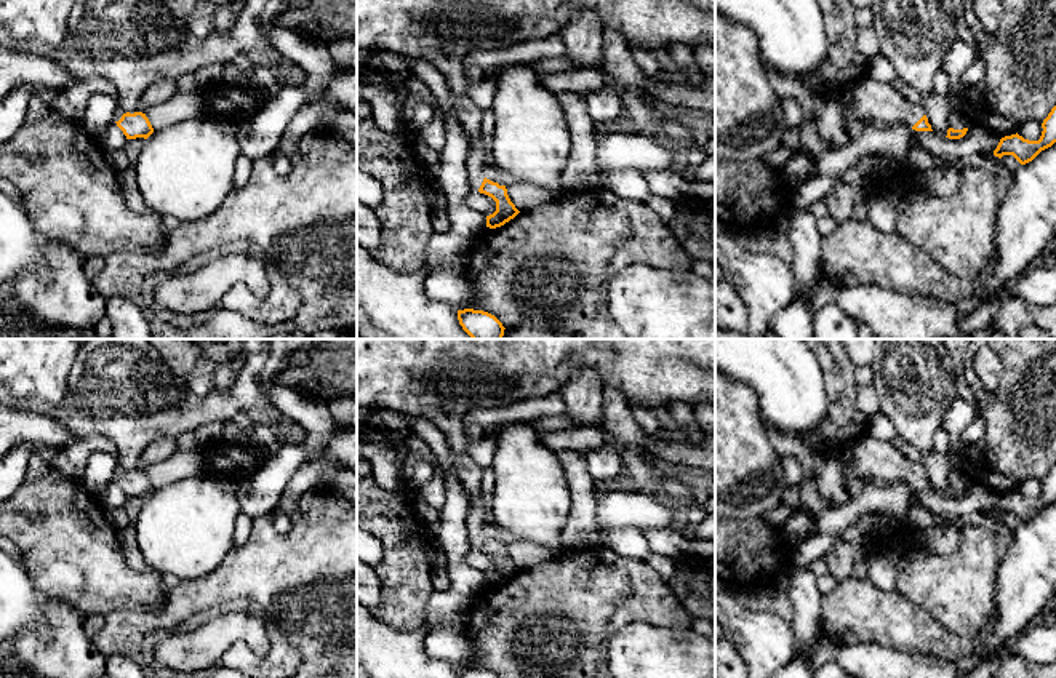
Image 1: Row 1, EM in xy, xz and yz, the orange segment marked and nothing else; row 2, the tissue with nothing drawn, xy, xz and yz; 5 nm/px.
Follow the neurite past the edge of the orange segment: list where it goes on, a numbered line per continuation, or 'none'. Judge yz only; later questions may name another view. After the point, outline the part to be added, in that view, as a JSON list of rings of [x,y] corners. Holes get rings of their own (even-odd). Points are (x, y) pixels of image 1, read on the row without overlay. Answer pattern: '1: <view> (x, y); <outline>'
1: yz (876, 459); [[[867,433],[850,448],[850,456],[851,462],[843,465],[846,489],[853,478],[912,486],[925,473],[920,462],[904,457],[891,441],[875,440]]]

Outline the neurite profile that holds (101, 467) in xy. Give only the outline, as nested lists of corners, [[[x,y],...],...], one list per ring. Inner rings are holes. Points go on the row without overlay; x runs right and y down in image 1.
[[[102,451],[93,453],[88,459],[83,485],[90,491],[102,489],[109,481],[115,480],[117,457]]]

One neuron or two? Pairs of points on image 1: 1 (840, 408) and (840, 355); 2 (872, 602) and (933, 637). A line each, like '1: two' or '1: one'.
1: one
2: one

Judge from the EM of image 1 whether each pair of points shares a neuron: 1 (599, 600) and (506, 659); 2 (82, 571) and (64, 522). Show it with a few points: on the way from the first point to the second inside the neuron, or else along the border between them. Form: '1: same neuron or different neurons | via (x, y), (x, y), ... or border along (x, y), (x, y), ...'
1: same neuron | via (575, 600), (565, 600), (527, 640)
2: same neuron | via (76, 558), (66, 544), (64, 534)

